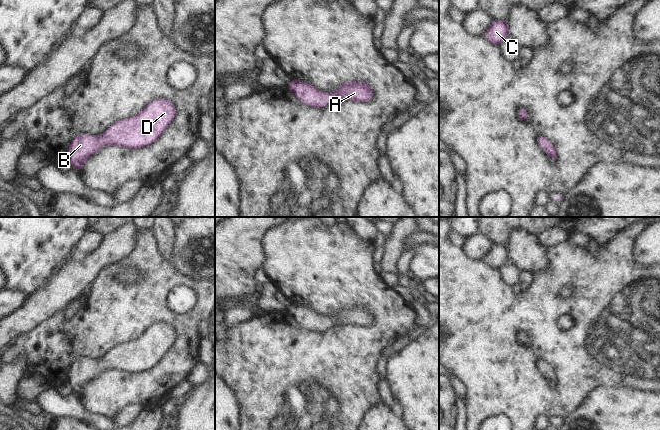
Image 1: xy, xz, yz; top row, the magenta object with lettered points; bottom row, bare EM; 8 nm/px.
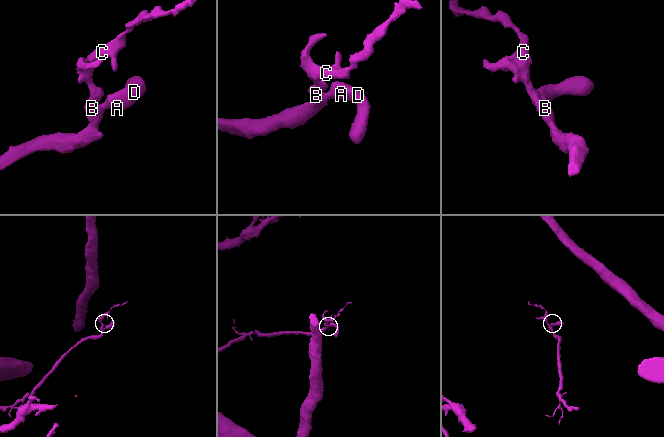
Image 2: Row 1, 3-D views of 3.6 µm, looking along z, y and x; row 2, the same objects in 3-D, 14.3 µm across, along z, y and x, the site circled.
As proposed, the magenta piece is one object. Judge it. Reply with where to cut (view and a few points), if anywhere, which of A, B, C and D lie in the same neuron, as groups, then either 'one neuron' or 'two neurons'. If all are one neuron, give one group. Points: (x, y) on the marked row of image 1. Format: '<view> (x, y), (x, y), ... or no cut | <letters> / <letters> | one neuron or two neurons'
no cut | A B C D | one neuron

